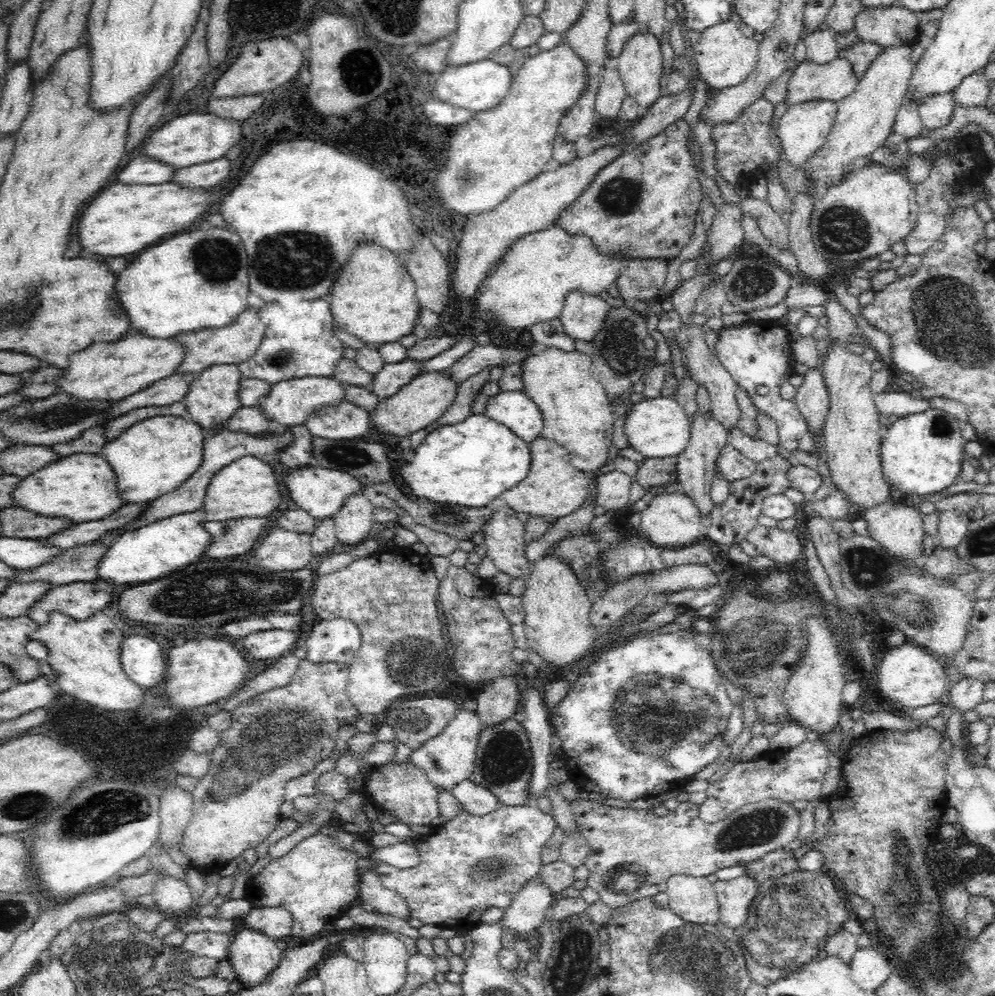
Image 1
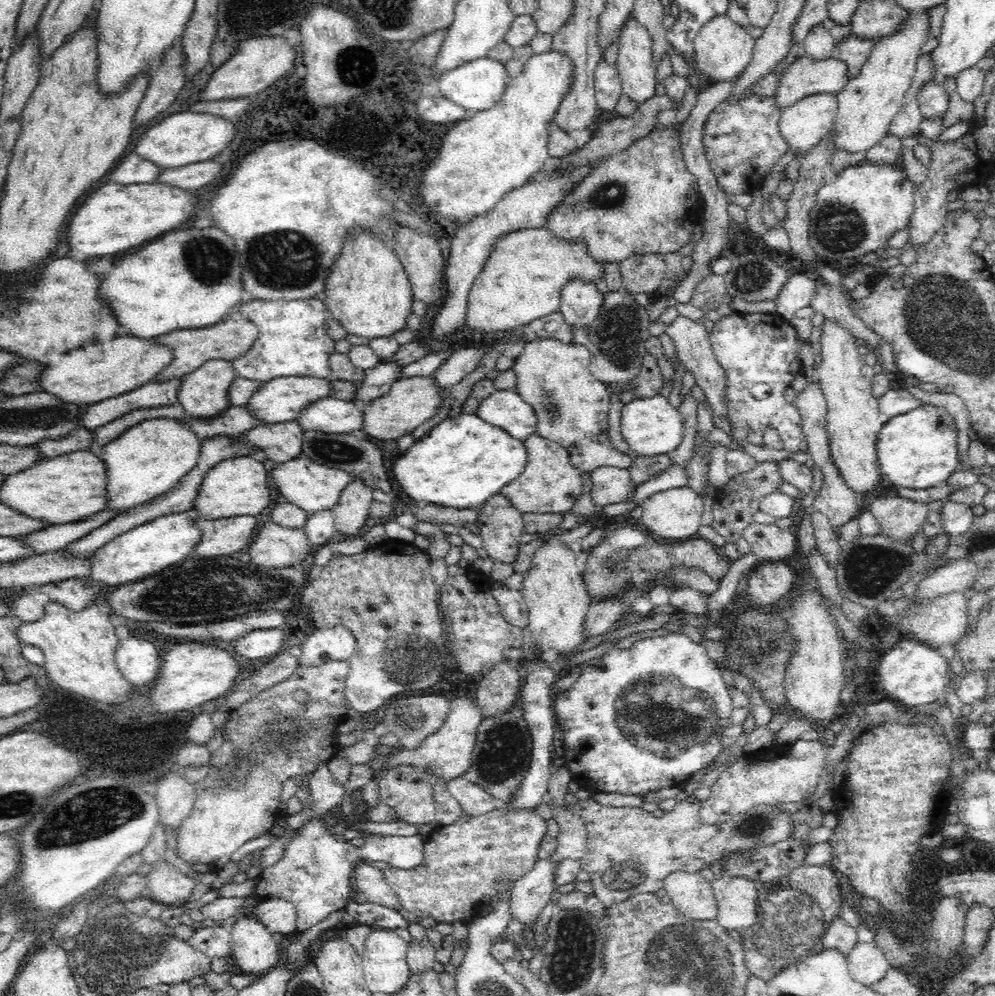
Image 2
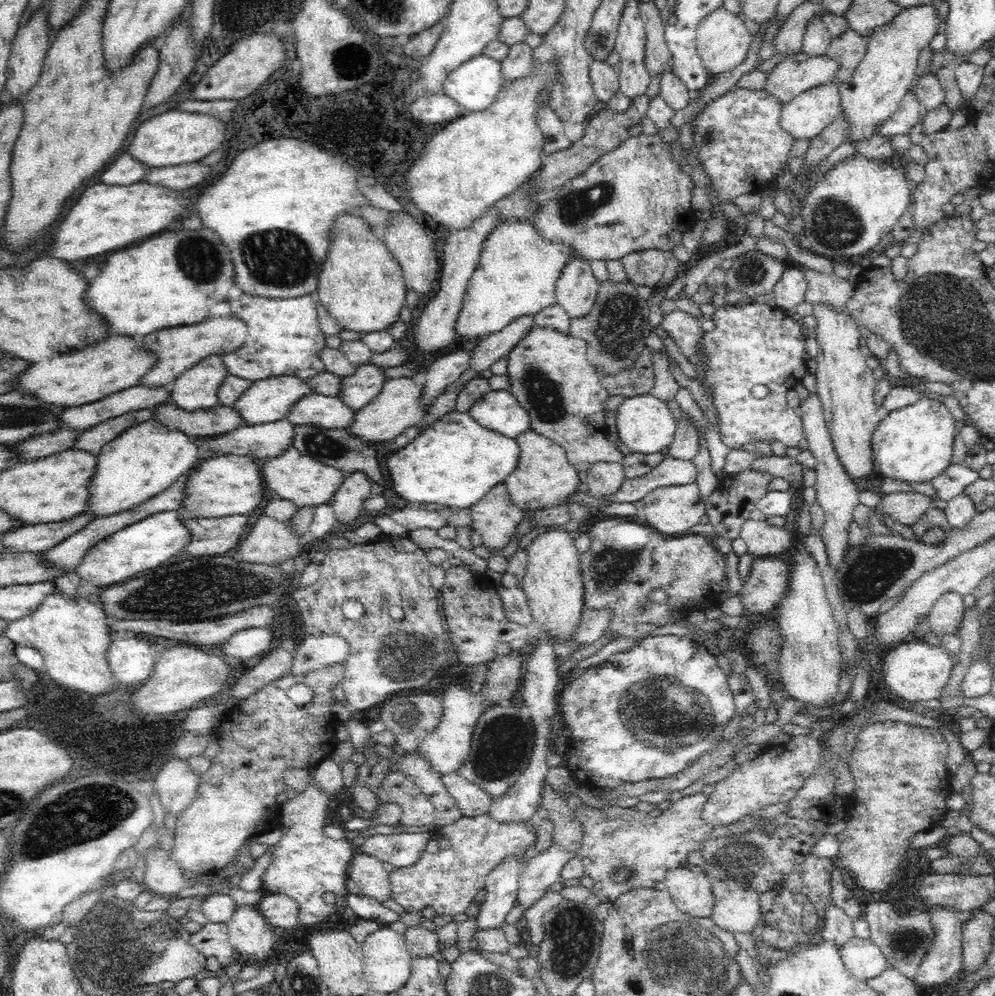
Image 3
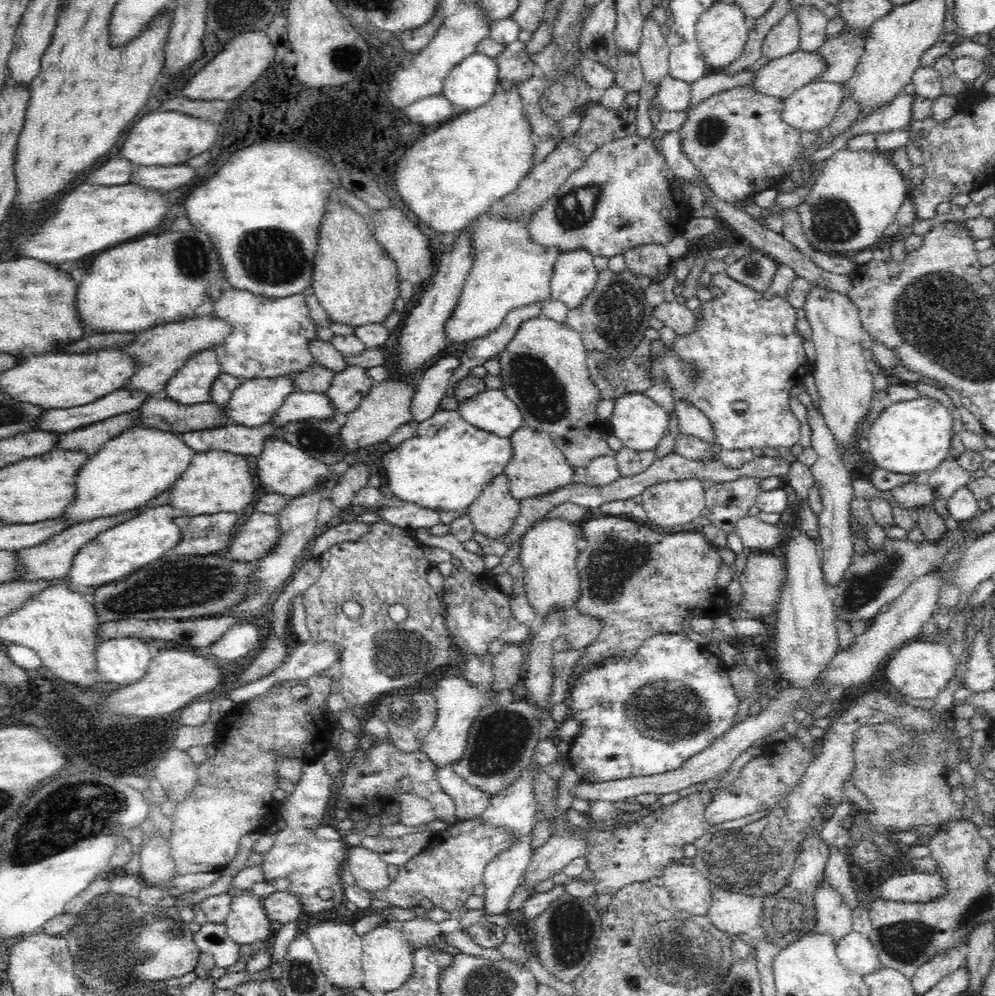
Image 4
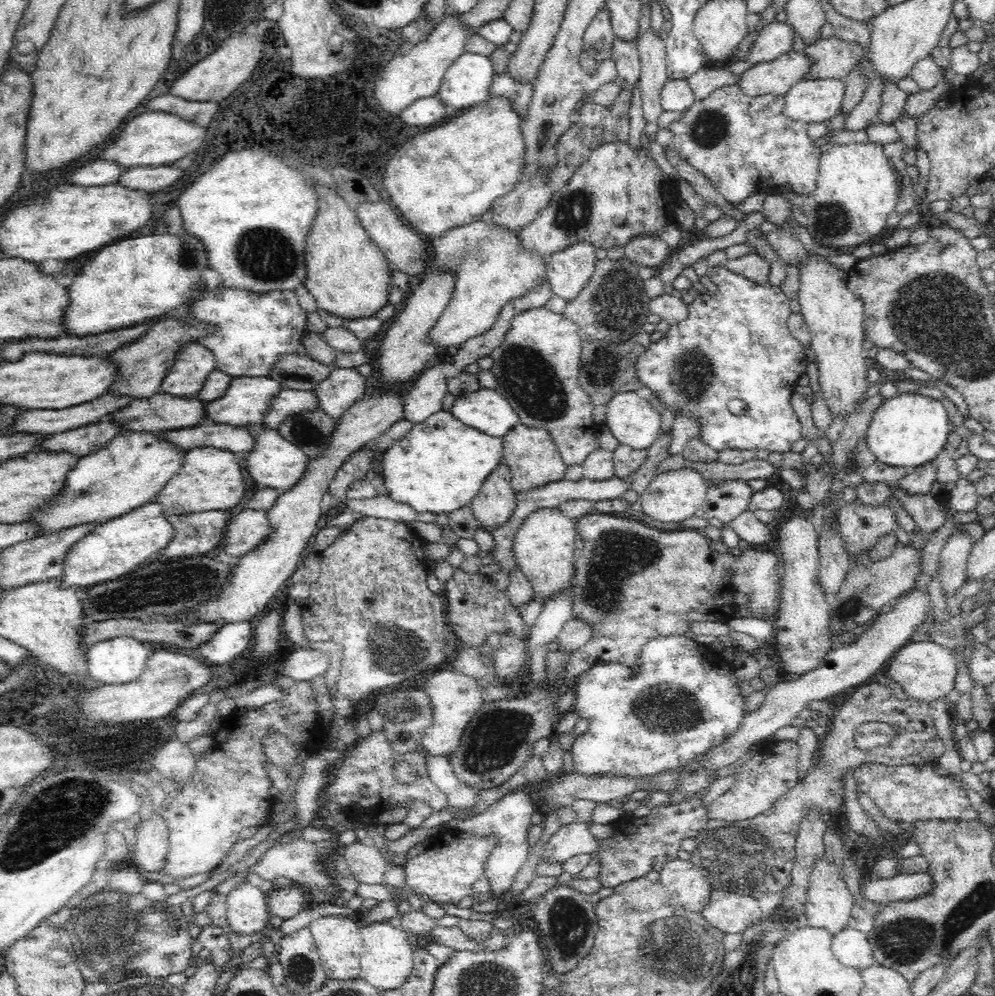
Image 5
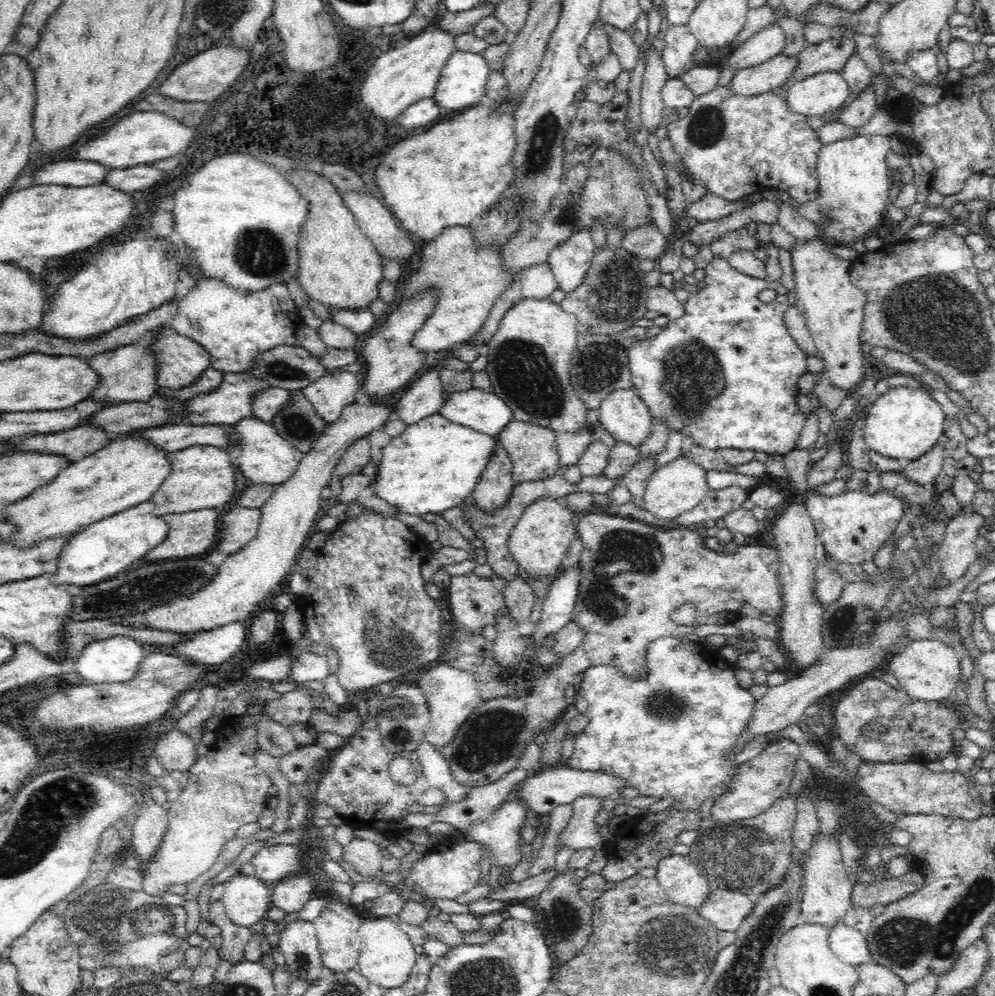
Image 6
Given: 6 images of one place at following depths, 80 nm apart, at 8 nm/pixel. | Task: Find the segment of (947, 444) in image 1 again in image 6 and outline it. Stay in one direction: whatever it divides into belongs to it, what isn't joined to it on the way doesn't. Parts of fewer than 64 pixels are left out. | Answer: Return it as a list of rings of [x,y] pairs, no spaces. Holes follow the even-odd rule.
[[[898,386],[877,396],[863,421],[863,437],[870,449],[888,458],[904,458],[910,462],[935,446],[945,434],[948,419],[942,411],[942,405],[932,399],[928,391]]]

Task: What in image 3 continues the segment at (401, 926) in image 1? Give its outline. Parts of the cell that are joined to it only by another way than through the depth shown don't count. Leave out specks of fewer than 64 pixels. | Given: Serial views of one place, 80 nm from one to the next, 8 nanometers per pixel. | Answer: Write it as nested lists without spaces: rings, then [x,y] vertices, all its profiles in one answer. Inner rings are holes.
[[[348,893],[346,908],[349,913],[355,913],[360,919],[378,921],[382,926],[396,922],[400,915],[364,893],[361,895]]]

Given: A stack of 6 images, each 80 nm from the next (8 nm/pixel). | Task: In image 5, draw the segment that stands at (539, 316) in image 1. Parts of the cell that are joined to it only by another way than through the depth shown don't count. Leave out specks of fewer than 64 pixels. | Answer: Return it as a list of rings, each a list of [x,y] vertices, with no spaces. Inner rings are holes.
[[[476,219],[430,241],[432,260],[429,261],[427,274],[442,269],[450,271],[456,279],[449,303],[427,332],[427,340],[432,345],[438,345],[441,350],[464,345],[467,340],[486,332],[494,324],[506,302],[526,296],[547,278],[547,260],[542,259],[538,252],[524,251],[518,231]]]

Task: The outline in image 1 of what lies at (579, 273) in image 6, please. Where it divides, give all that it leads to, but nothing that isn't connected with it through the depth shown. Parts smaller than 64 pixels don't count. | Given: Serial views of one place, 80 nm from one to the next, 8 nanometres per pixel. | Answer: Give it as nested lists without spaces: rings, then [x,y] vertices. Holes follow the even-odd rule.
[[[576,290],[565,297],[559,319],[568,336],[575,341],[590,342],[597,335],[610,307],[599,296]]]

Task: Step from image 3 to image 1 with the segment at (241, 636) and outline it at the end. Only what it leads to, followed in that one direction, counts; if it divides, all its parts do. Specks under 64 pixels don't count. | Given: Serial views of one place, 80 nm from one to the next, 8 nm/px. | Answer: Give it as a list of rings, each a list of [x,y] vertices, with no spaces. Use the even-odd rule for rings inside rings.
[[[263,630],[252,632],[238,640],[238,644],[242,644],[244,652],[248,652],[252,658],[277,660],[295,650],[296,638],[294,631],[290,630]]]

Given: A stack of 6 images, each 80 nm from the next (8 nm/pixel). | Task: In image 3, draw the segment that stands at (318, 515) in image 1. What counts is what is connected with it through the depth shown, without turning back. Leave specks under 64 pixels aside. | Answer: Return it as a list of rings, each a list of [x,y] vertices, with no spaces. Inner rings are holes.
[[[288,447],[281,452],[281,455],[265,460],[262,476],[268,490],[272,490],[276,496],[294,503],[297,507],[312,505],[316,508],[321,504],[330,503],[330,500],[334,498],[334,492],[340,488],[345,473],[302,454],[294,447]]]

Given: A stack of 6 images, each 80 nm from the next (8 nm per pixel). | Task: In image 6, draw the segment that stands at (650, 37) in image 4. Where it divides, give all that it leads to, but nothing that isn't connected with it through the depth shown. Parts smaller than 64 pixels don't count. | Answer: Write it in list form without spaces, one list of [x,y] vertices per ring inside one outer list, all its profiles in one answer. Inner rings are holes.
[[[652,48],[645,54],[645,71],[641,84],[640,118],[642,128],[656,133],[660,125],[664,124],[664,101],[661,97],[661,88],[668,80],[665,64],[661,53]]]

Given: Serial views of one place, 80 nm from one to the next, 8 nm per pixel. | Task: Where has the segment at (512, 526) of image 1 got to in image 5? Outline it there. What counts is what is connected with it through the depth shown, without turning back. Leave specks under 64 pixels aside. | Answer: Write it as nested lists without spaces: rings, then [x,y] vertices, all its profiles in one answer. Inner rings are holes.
[[[504,462],[498,463],[482,483],[470,503],[477,526],[484,530],[503,525],[514,512],[516,496],[512,489],[512,473]]]

